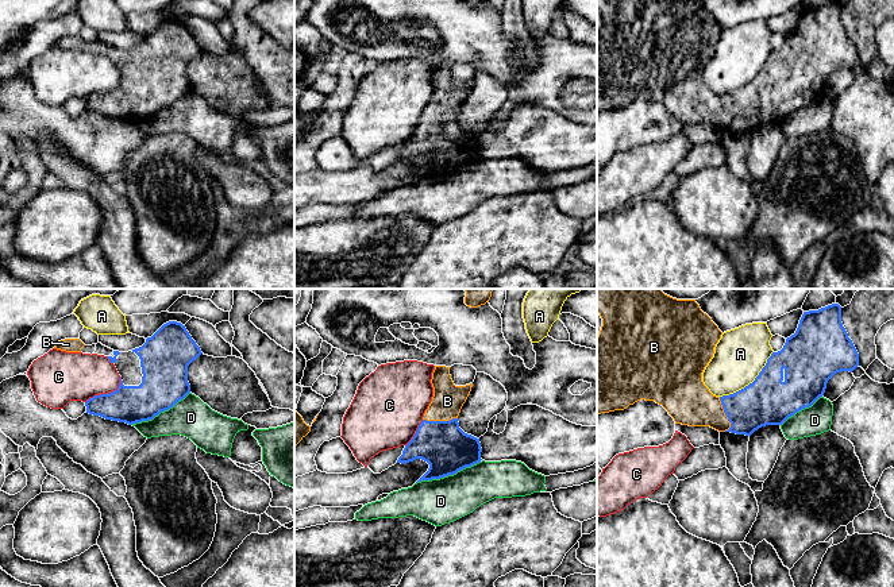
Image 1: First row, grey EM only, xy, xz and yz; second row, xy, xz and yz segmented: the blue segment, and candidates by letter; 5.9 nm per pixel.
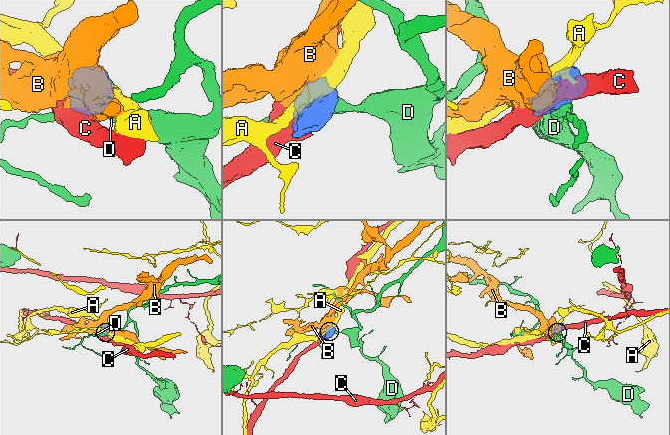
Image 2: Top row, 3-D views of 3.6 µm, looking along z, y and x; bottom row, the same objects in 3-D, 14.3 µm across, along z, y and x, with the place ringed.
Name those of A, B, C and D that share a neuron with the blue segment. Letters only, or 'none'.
B

